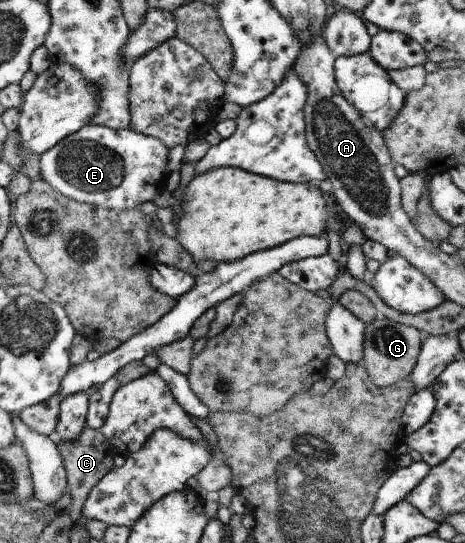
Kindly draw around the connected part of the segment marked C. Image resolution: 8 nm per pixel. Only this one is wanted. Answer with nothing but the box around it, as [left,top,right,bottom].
[55,426,114,523]

